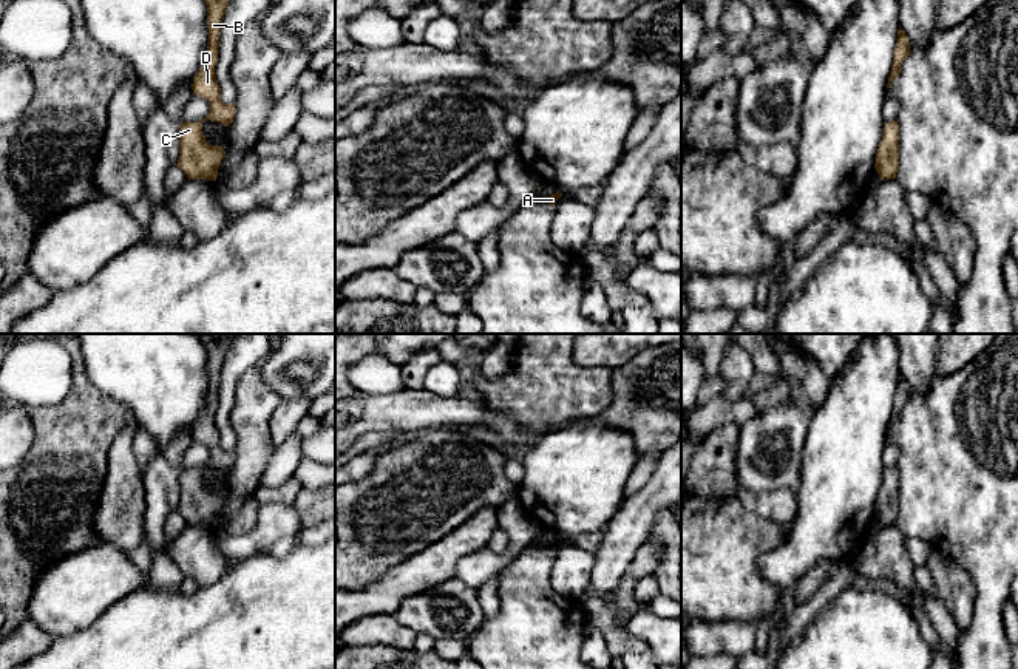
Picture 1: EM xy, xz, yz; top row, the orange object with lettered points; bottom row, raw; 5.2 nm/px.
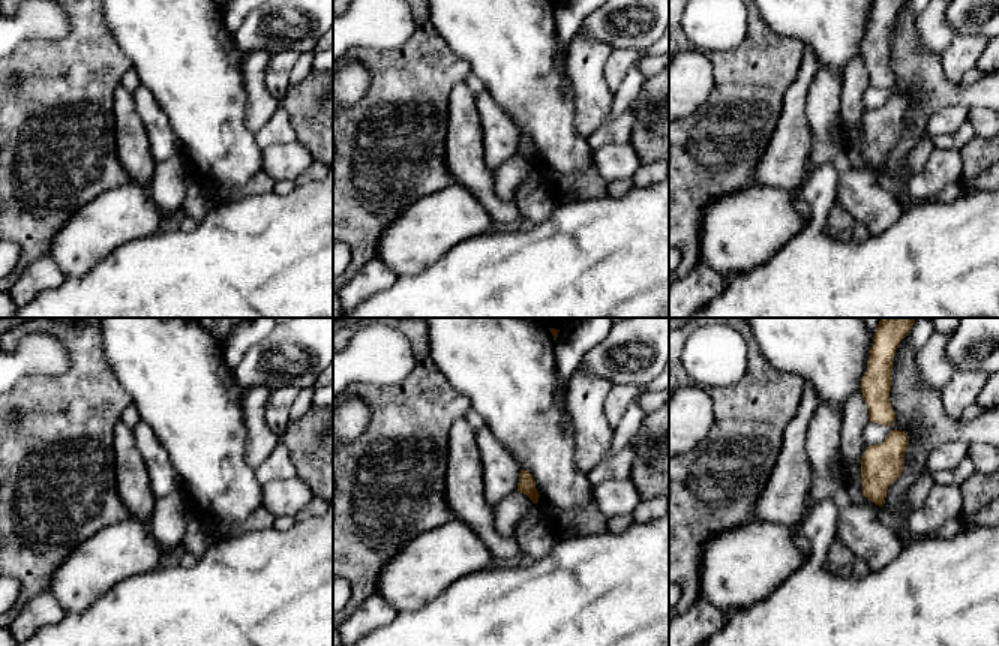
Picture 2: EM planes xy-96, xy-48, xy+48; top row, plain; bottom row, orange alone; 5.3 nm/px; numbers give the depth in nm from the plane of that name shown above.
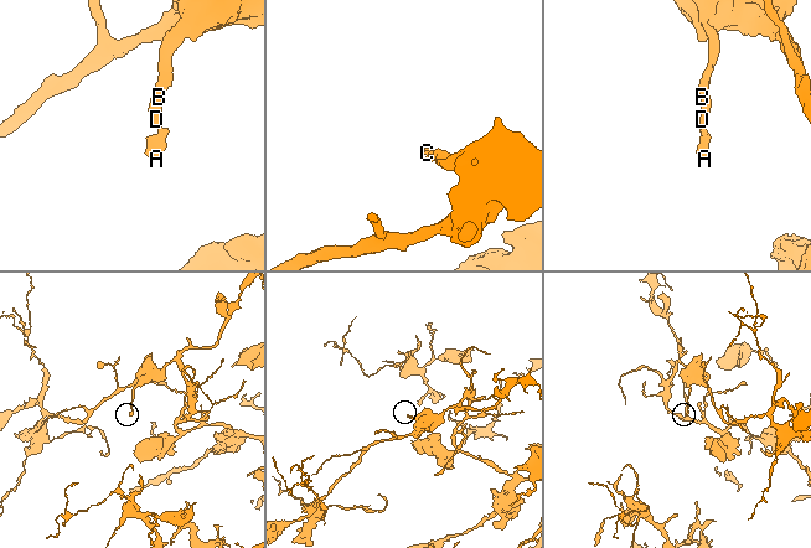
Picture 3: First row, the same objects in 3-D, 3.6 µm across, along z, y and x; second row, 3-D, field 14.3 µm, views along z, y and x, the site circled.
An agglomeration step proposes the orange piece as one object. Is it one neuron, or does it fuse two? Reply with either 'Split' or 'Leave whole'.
Leave whole

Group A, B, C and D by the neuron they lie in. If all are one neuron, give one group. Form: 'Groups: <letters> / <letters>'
Groups: A B C D

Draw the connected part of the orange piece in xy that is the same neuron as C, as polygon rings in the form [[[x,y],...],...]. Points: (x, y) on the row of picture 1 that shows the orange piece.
[[[204,0],[207,5],[209,42],[205,62],[193,77],[193,94],[201,96],[210,104],[209,116],[199,122],[184,122],[179,125],[179,159],[176,167],[188,179],[216,181],[218,168],[226,156],[221,145],[210,145],[205,141],[202,124],[213,121],[229,127],[236,114],[235,104],[221,100],[221,88],[215,76],[218,63],[221,22],[230,0]]]

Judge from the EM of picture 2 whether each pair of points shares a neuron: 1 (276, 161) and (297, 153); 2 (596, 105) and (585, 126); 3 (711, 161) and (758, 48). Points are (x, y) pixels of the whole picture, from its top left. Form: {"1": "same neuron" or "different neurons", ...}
{"1": "same neuron", "2": "same neuron", "3": "same neuron"}

